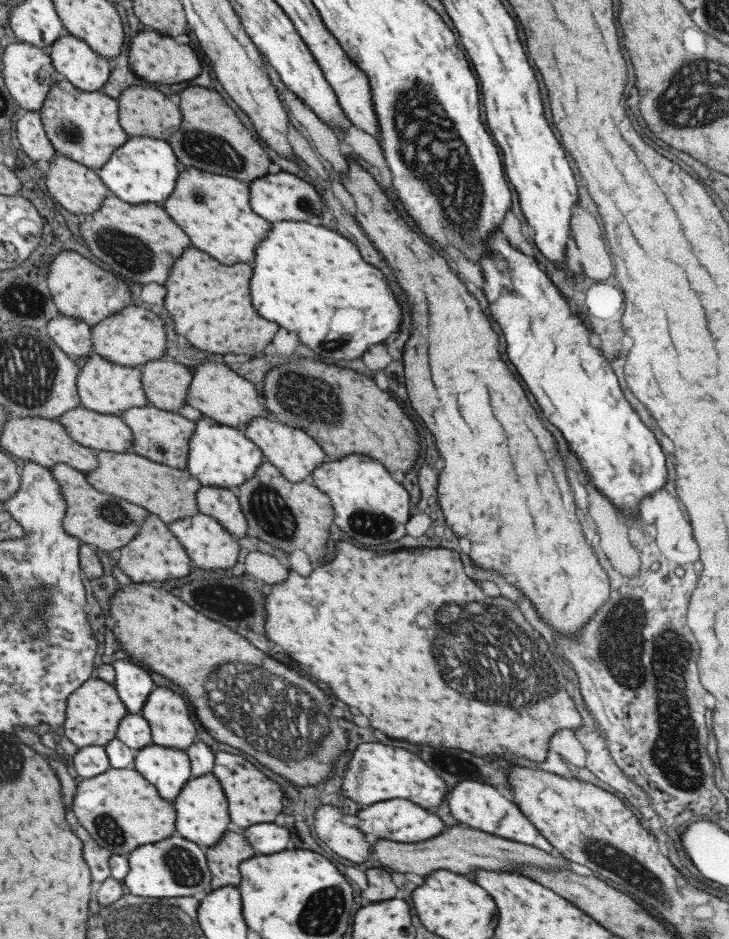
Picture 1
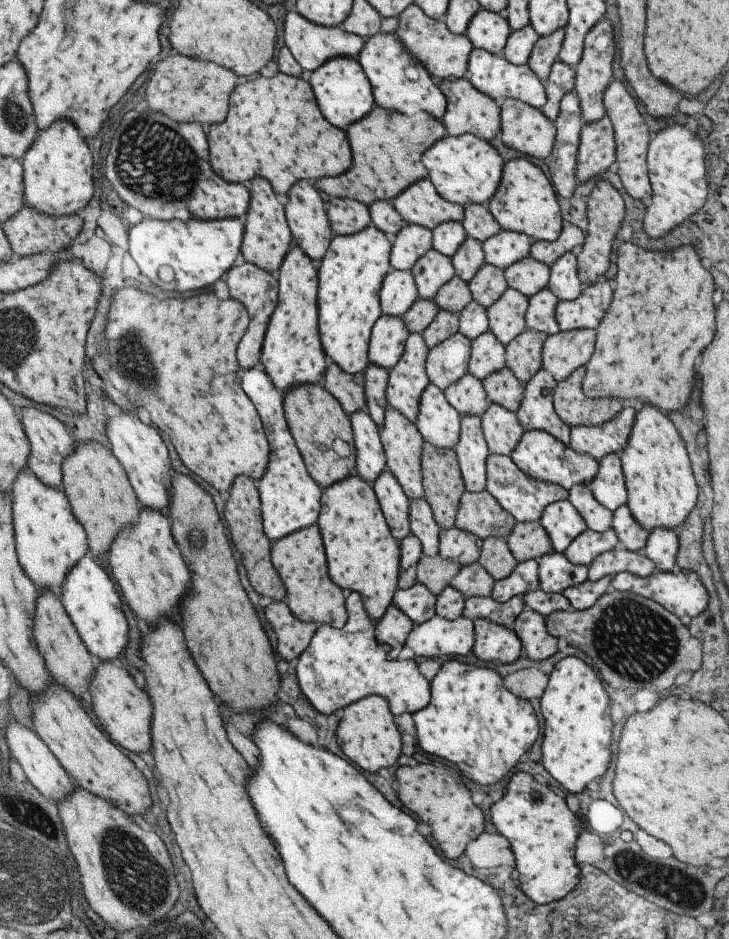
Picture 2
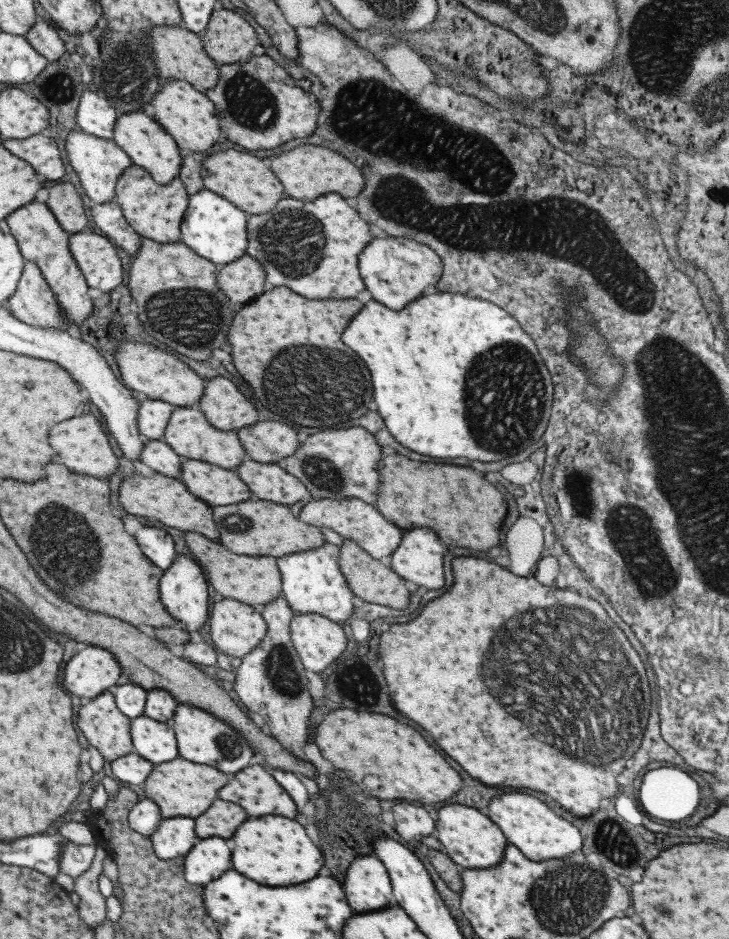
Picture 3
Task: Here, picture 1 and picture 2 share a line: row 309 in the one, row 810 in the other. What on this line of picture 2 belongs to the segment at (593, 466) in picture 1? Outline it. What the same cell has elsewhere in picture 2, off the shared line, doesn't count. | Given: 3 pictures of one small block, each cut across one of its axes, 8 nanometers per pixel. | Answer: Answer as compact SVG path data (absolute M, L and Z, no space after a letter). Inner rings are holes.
M517 771L509 777L503 796L490 804L493 828L509 842L517 869L518 888L535 904L561 900L579 882L581 872L574 860L574 844L582 818L569 809L566 800L540 784L531 775Z

